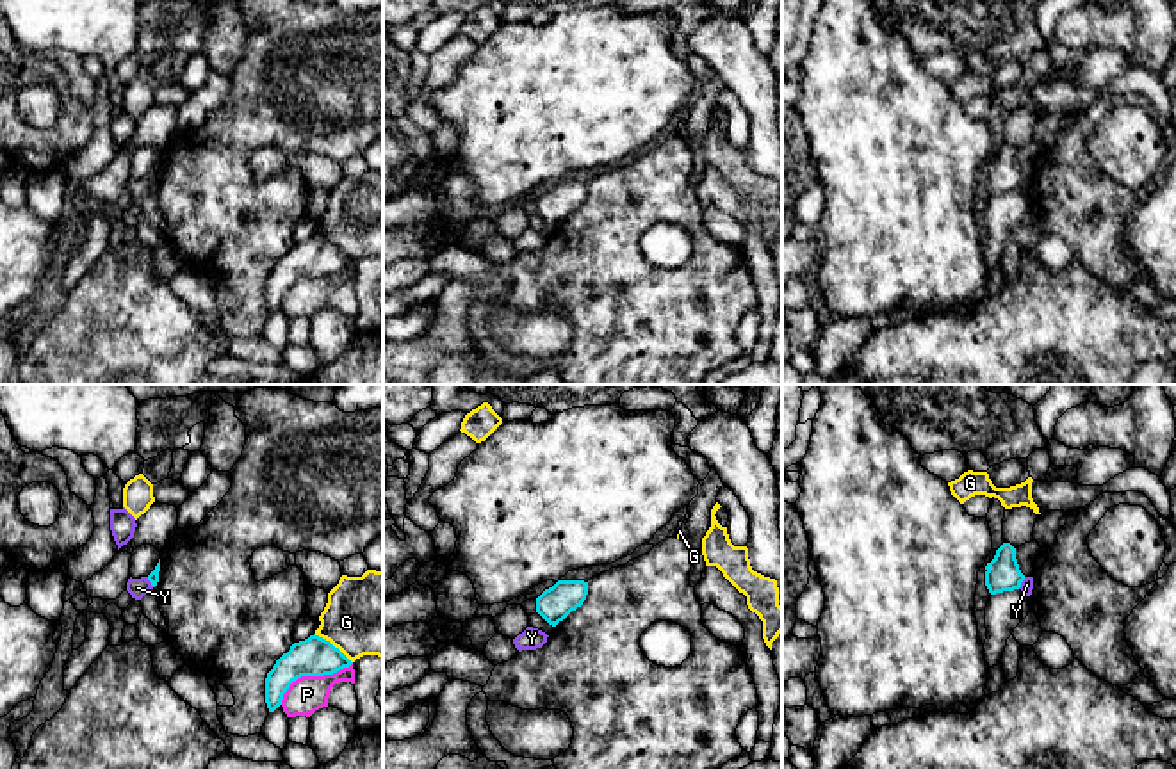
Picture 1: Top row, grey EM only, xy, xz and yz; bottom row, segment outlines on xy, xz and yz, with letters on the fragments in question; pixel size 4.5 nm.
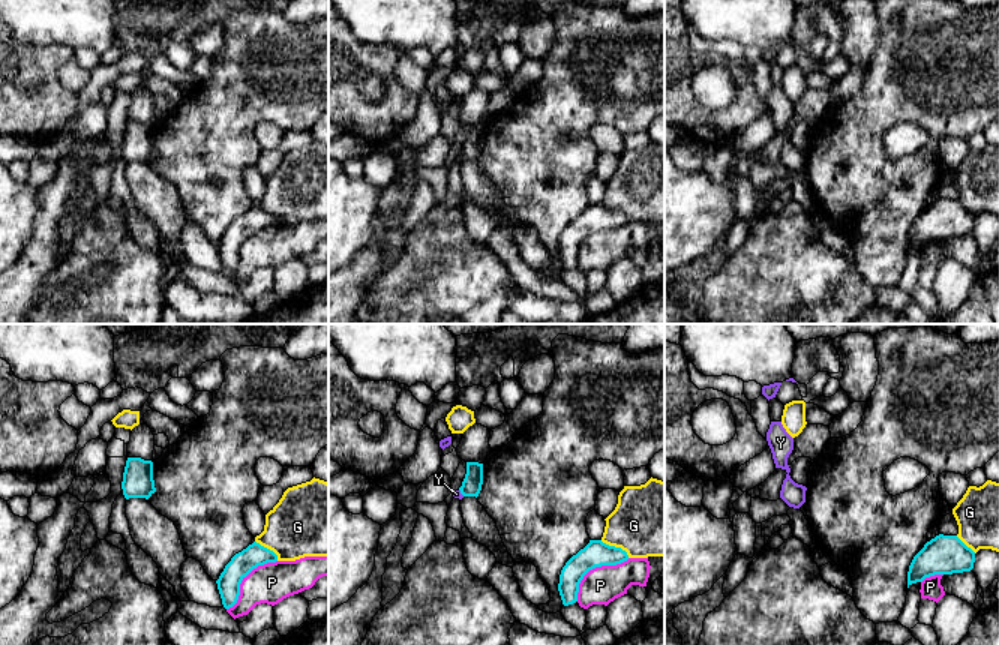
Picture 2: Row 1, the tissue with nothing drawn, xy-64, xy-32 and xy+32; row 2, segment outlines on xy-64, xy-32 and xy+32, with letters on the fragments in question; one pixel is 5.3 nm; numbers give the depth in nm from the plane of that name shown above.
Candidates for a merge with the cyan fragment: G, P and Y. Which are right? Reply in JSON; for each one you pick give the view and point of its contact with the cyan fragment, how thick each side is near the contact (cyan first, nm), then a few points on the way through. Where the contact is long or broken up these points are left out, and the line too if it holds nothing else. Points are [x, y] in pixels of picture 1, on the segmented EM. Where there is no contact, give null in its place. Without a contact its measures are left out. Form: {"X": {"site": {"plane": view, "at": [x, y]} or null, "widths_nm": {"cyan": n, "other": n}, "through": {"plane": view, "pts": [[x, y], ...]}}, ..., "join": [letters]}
{"join": []}

